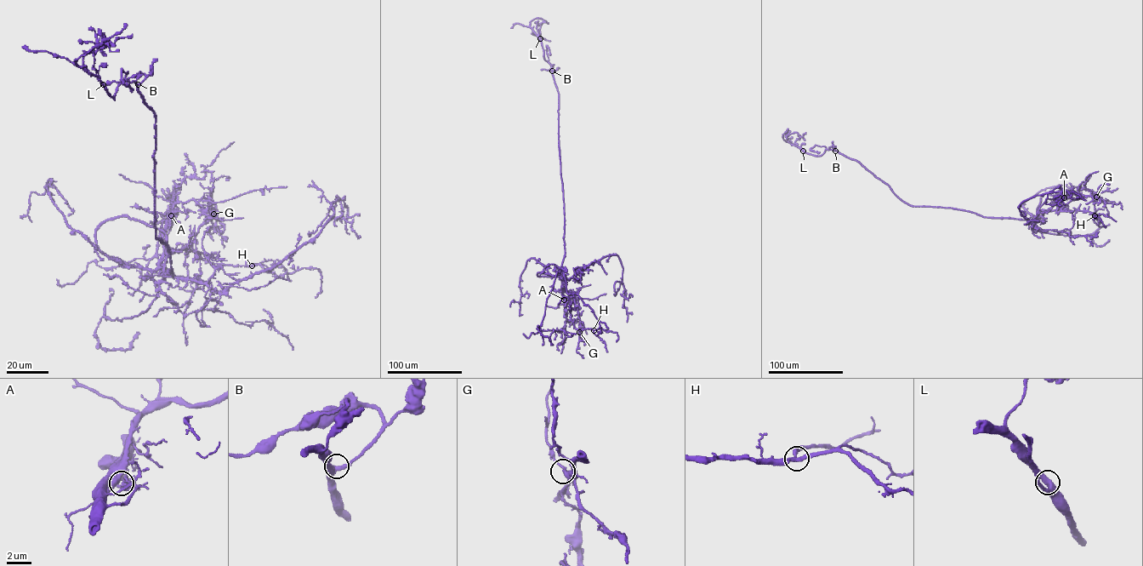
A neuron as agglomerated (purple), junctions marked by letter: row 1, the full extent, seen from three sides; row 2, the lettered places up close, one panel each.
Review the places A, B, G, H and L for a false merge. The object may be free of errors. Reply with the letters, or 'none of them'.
none of them

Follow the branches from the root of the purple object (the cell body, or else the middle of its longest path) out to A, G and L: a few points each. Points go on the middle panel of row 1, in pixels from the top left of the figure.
A: (563, 197), (565, 254), (560, 278), (564, 300)
G: (563, 197), (565, 254), (560, 277), (577, 309), (579, 332)
L: (563, 197), (559, 94), (551, 65), (543, 57), (540, 38)

